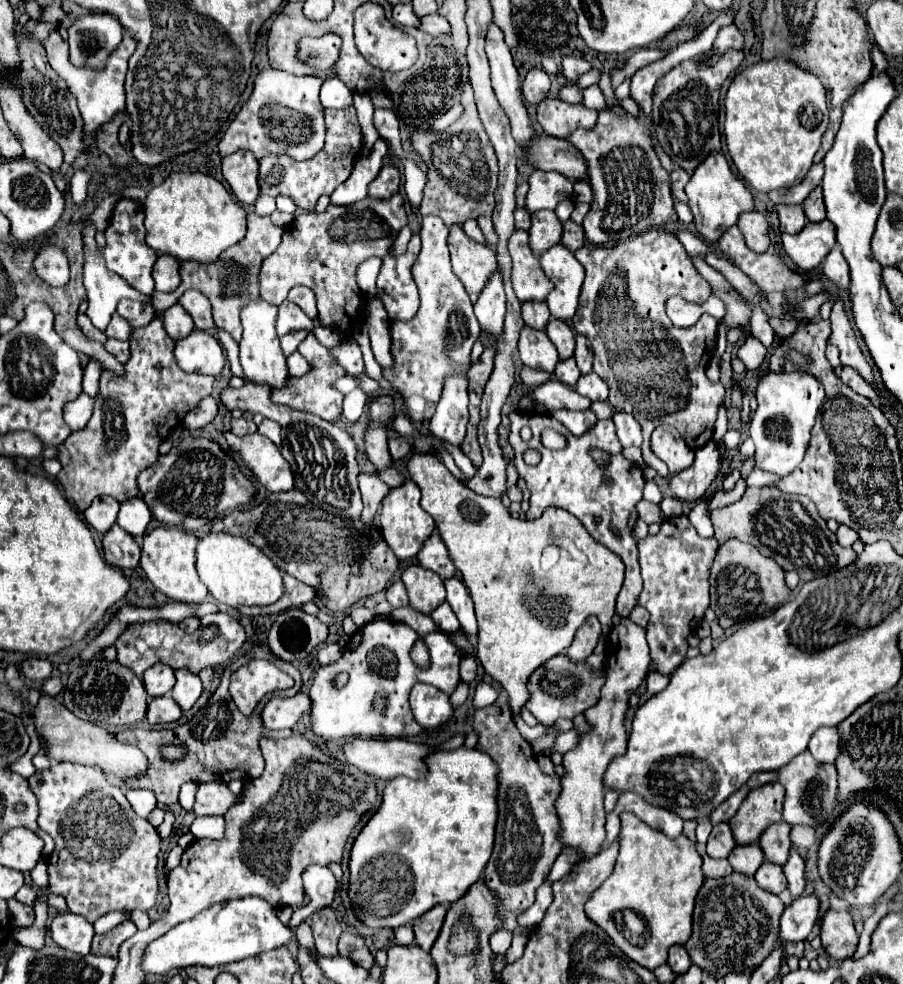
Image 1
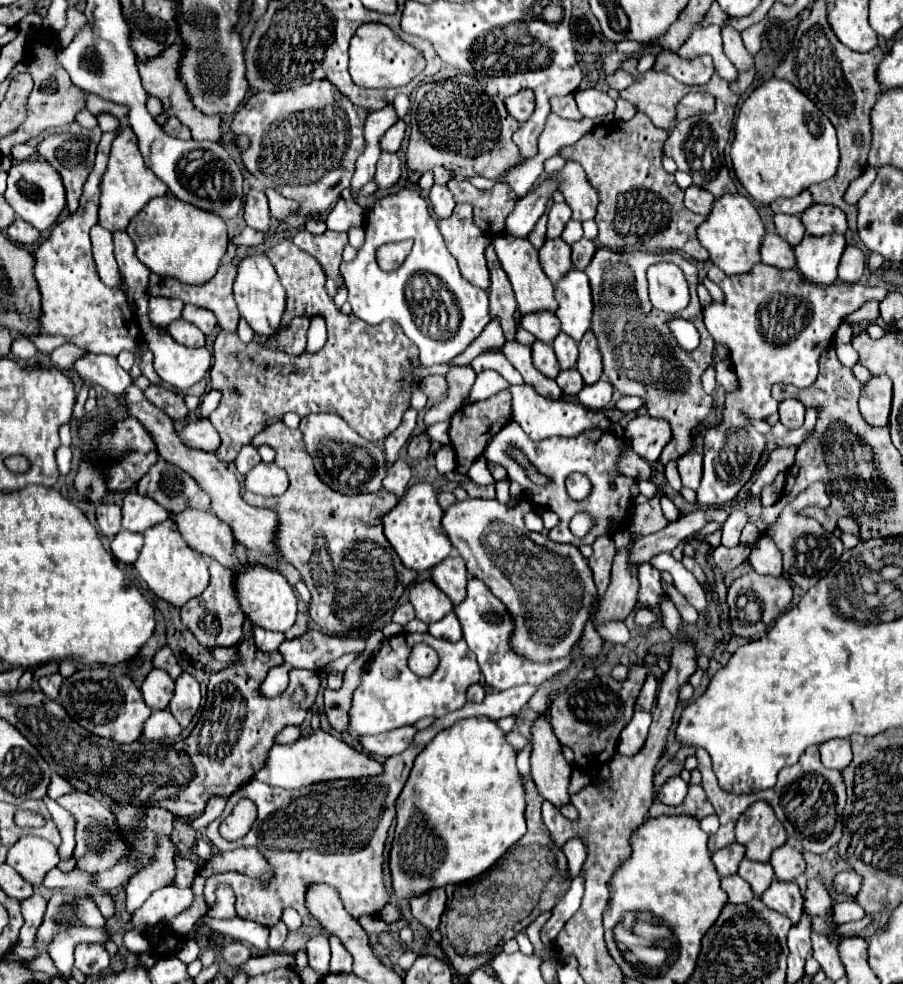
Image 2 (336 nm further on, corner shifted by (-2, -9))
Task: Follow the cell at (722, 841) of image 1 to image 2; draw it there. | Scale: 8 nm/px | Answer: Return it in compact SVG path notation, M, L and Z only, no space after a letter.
M732 843L720 851L716 851L712 855L712 861L716 865L716 871L720 877L728 877L728 875L736 875L738 873L738 865L744 859L744 847L740 843Z

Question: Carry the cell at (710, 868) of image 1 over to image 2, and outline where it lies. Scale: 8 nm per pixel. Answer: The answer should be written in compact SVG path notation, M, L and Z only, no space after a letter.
M738 875L724 877L722 879L722 889L726 891L728 901L730 903L736 903L736 905L744 905L746 901L752 901L754 899L754 893L752 893L750 885L742 877L738 877Z

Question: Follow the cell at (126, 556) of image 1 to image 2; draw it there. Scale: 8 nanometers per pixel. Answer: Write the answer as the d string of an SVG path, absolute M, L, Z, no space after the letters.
M124 529L112 539L110 549L114 557L122 563L134 563L140 555L140 549L144 545L144 537L140 533L126 533Z

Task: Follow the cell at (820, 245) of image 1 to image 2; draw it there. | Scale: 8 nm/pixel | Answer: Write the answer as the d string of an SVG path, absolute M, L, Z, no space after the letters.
M806 235L796 247L800 273L816 285L832 285L838 279L838 263L846 247L844 235Z

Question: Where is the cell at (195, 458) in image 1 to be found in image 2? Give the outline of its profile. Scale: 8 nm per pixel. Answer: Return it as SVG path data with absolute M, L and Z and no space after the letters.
M158 459L158 465L138 481L138 493L154 499L168 513L180 513L188 507L210 511L210 497L196 485L196 481L182 469Z

